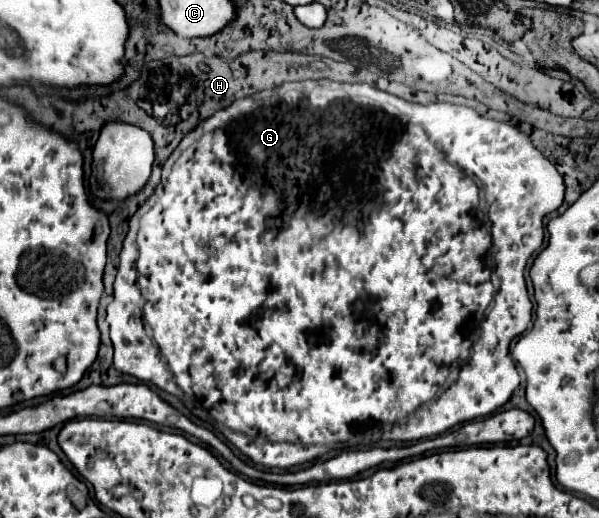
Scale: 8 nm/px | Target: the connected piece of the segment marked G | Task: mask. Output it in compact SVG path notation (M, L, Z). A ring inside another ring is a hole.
M309 80L289 82L273 90L263 90L259 94L267 96L249 96L243 100L235 100L231 108L223 108L221 112L203 120L197 130L186 134L163 164L162 180L154 194L131 218L128 234L123 240L123 250L119 254L119 272L113 284L113 302L107 306L107 322L111 326L111 340L115 348L115 368L123 374L131 374L143 382L155 384L169 394L175 394L197 418L208 423L213 430L217 424L217 430L229 443L245 456L249 456L255 464L267 468L299 466L319 456L323 444L345 444L359 434L363 434L363 444L371 444L377 438L419 440L439 436L461 422L487 416L501 408L519 386L519 374L509 356L509 344L515 336L527 330L531 320L531 304L525 288L523 270L527 258L543 244L543 218L563 204L565 184L559 172L531 144L531 138L527 134L505 122L479 116L475 110L465 106L421 106L409 102L409 114L413 116L413 120L409 122L409 118L395 118L393 110L381 108L383 92L375 92L375 88L371 86L347 86L329 80ZM327 108L341 108L339 136L327 136ZM473 176L485 192L487 216L491 222L481 210L479 186L475 184ZM493 262L497 262L495 274L501 286L493 298L493 306L487 318L481 324L481 338L473 344L467 334L463 334L463 328L469 328L469 322L475 318L475 310L477 314L483 314L491 302L493 286L489 278ZM453 368L459 368L459 376L453 384L443 388Z

